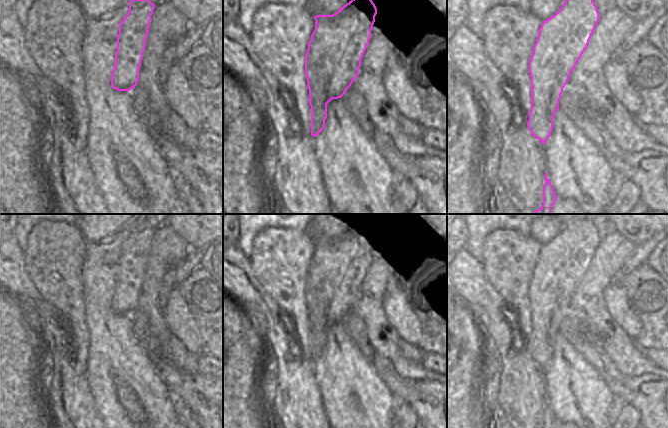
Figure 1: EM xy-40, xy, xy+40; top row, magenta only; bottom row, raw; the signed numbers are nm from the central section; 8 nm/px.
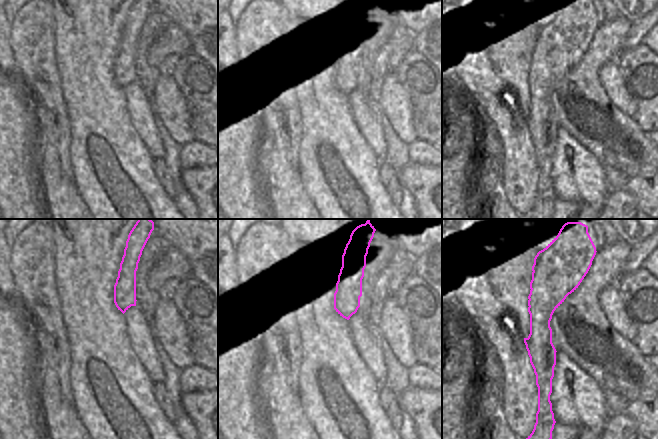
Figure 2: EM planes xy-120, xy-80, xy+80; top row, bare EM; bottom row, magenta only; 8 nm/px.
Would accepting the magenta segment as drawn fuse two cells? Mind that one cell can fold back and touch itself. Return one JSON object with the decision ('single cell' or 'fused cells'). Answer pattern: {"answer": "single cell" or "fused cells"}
{"answer": "fused cells"}

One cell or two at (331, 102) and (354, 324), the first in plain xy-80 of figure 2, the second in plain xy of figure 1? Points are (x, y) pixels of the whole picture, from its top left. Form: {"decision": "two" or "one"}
{"decision": "two"}

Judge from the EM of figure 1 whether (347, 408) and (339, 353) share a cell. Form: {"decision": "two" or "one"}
{"decision": "one"}

